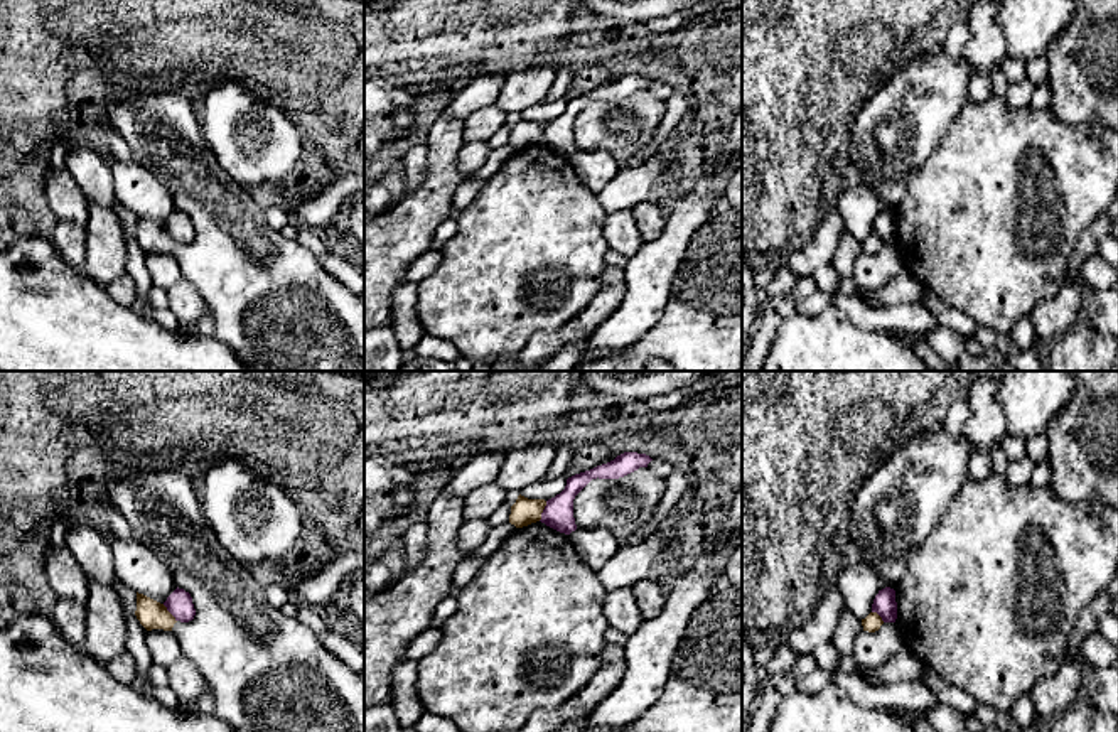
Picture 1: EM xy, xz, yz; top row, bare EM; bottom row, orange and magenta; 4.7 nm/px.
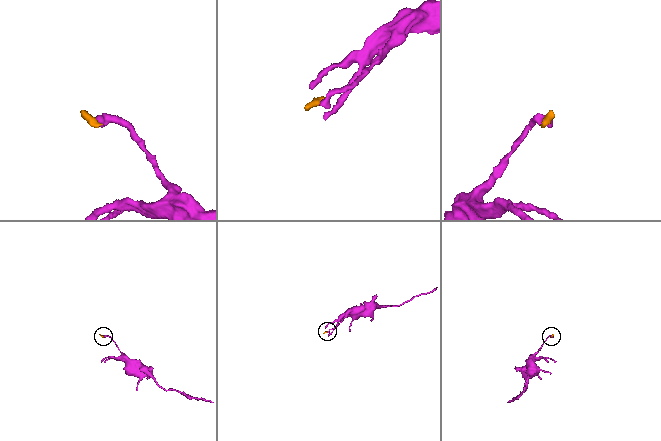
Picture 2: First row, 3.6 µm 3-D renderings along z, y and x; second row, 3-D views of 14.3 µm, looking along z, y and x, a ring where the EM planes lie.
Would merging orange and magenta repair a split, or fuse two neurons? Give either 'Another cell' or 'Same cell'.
Another cell

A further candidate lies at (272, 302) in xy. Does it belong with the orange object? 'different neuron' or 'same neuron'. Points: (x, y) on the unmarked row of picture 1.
same neuron

